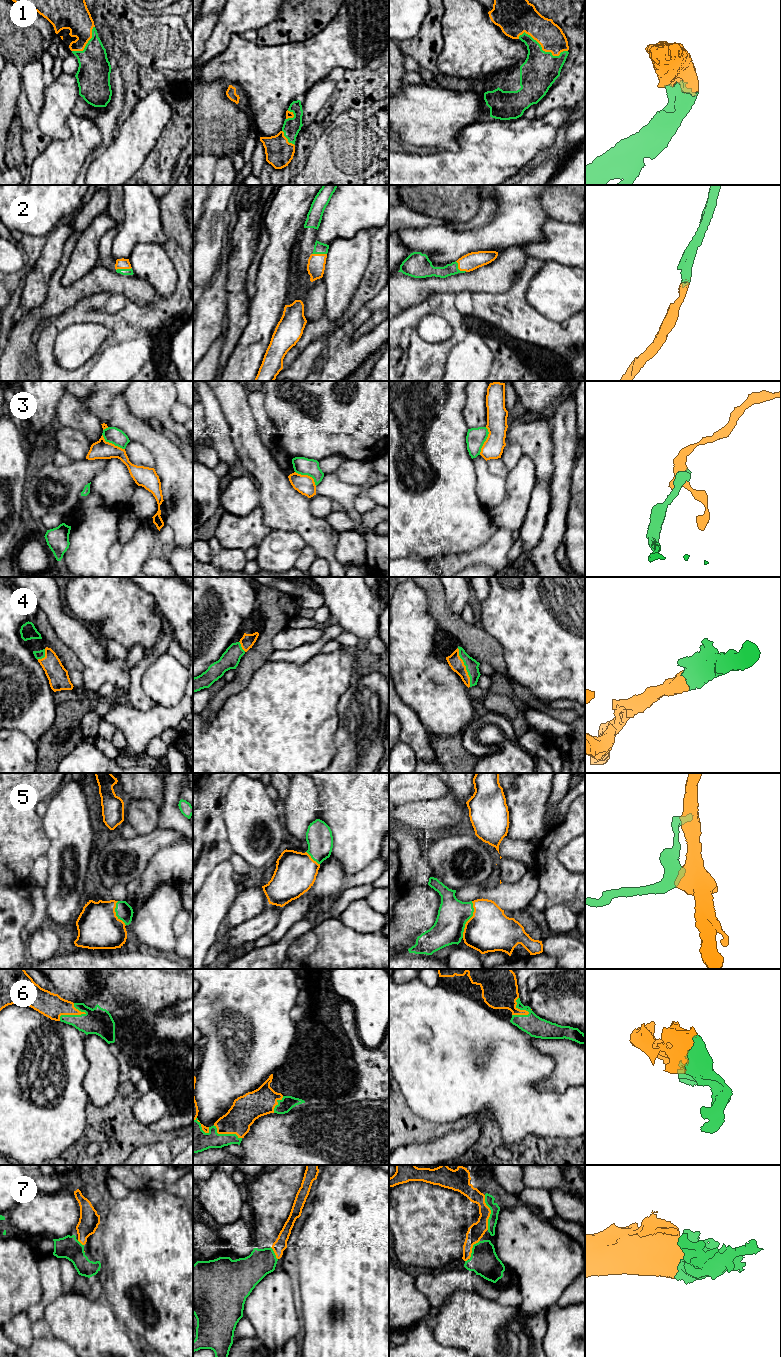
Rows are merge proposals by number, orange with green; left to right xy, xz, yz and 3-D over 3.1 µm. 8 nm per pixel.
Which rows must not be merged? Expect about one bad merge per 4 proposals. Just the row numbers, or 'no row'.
3

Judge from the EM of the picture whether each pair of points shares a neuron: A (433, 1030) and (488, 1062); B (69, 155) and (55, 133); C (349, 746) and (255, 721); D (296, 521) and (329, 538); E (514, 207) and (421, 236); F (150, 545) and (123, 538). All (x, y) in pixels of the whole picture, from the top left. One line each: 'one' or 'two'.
A: one
B: two
C: two
D: one
E: one
F: two

